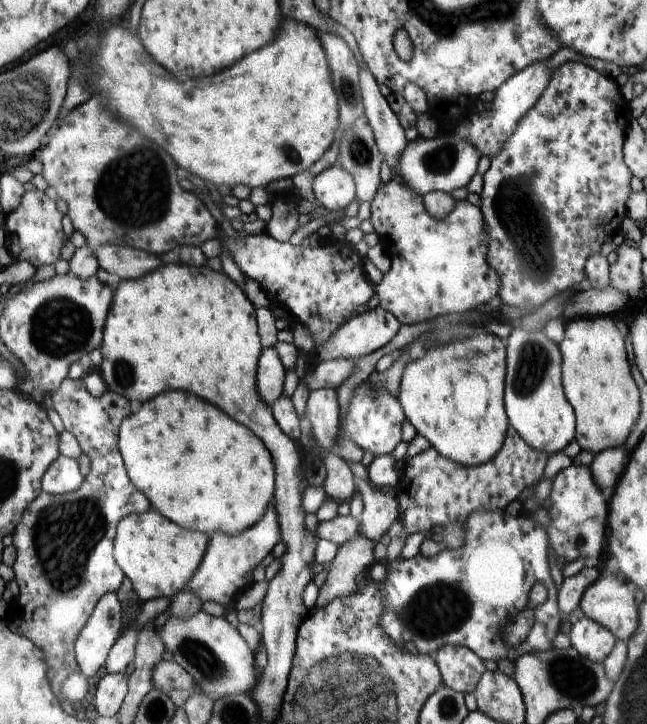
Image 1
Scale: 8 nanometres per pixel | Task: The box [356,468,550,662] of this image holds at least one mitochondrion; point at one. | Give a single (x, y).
(438, 609)

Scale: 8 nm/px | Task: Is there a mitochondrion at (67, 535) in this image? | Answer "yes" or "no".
yes

